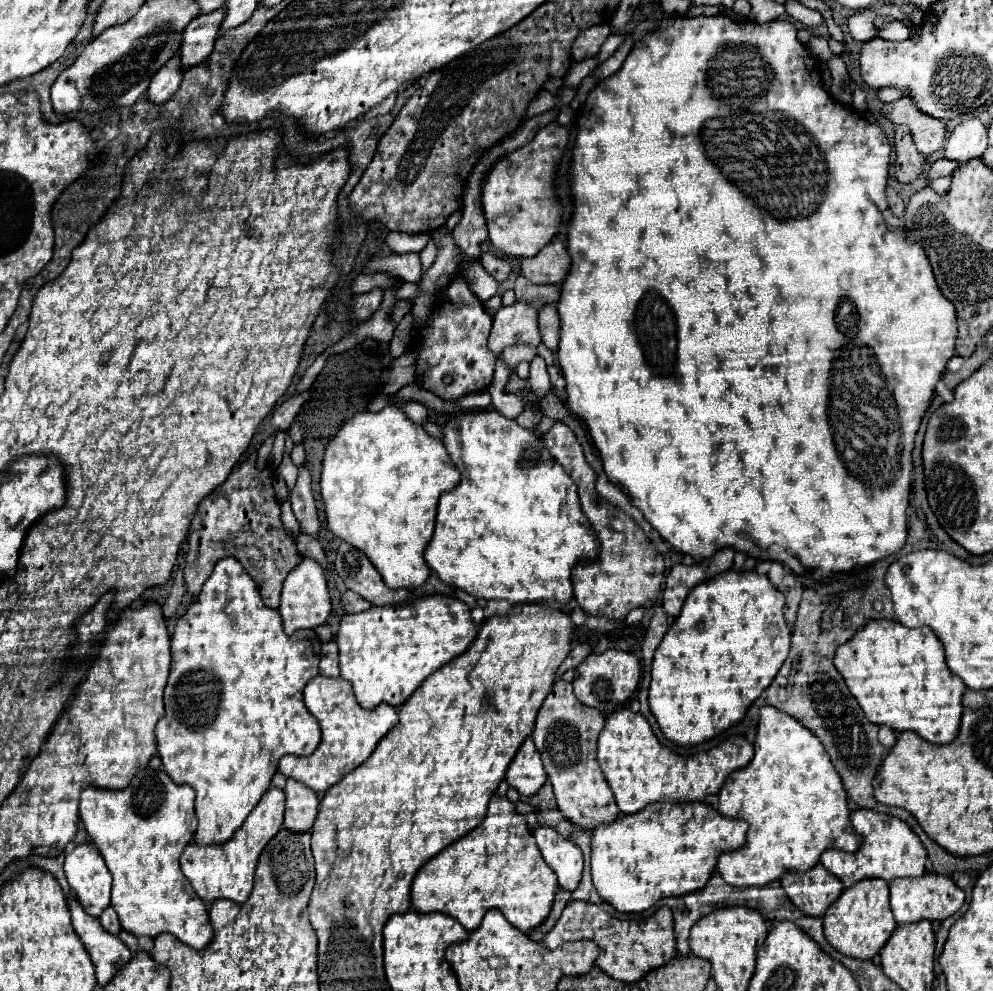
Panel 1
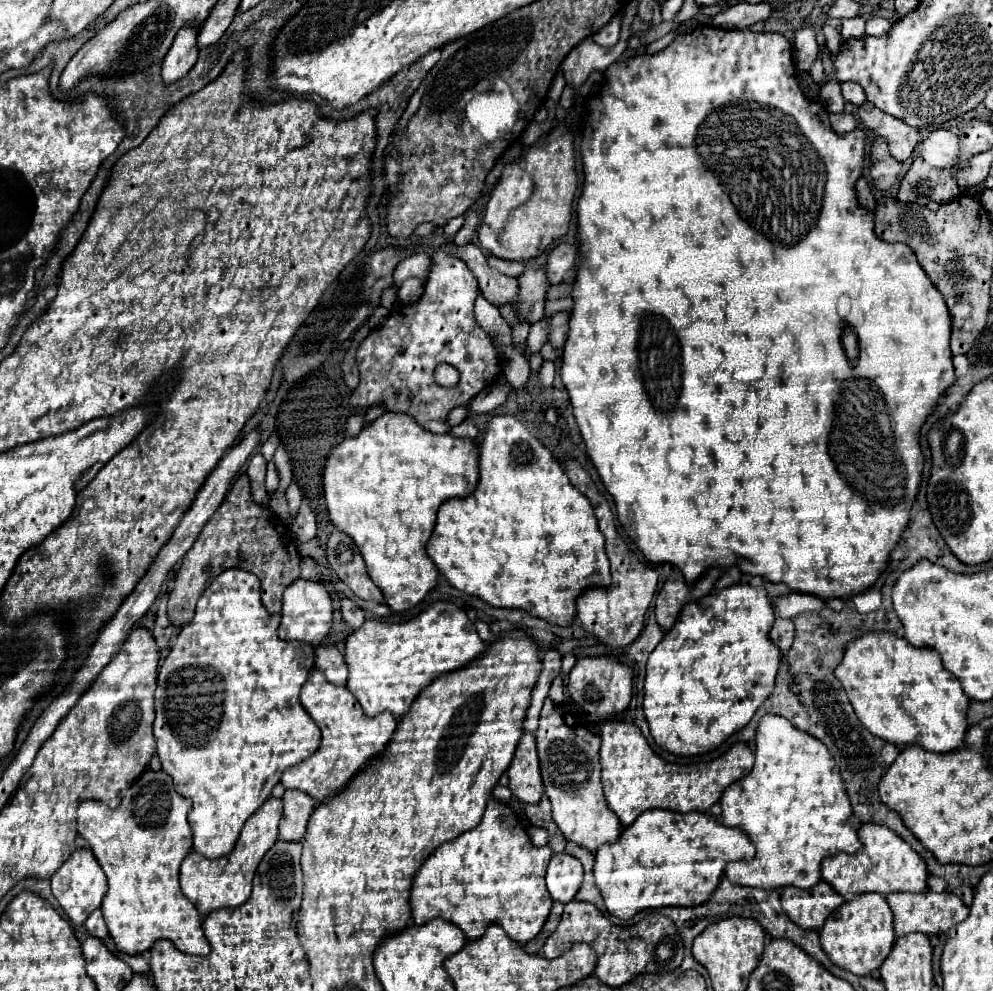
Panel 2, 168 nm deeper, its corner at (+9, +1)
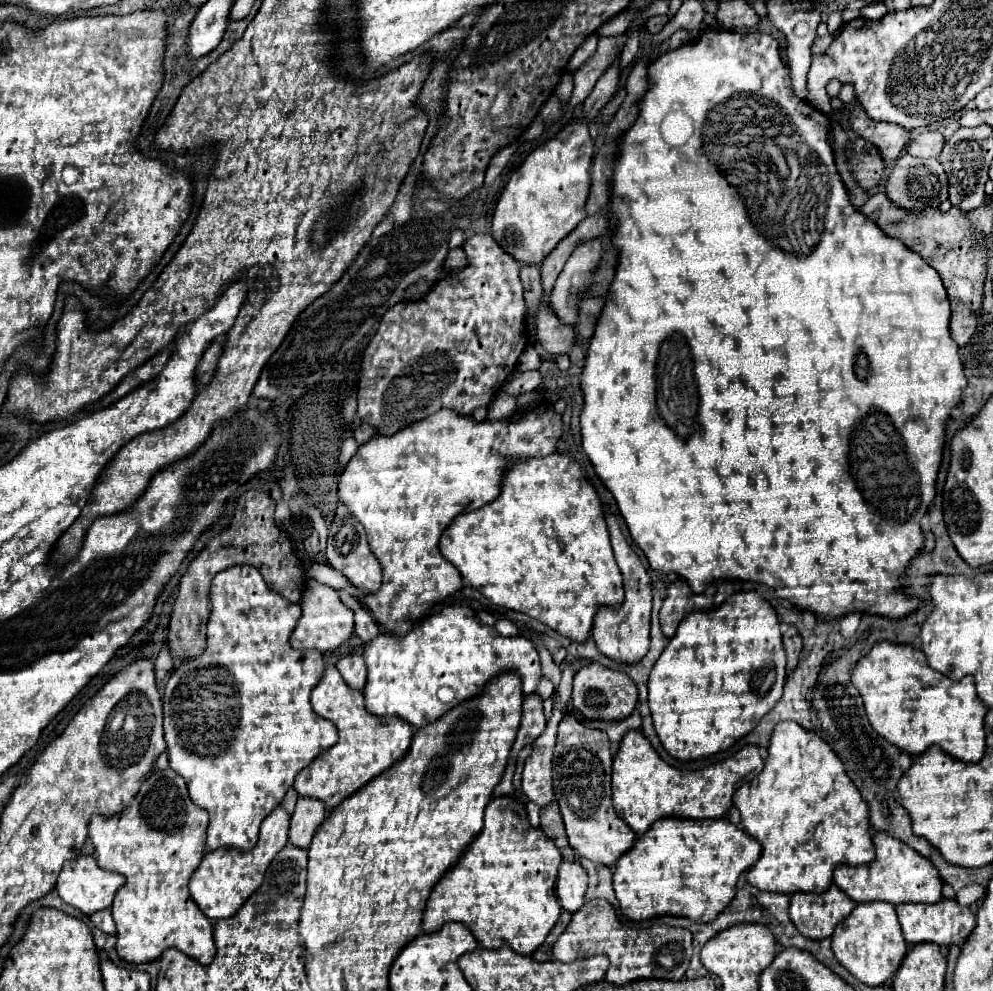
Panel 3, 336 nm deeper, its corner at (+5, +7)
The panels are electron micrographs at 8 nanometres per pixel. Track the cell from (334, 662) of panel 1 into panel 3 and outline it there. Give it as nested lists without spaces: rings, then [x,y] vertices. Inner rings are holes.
[[[346,655],[346,657],[340,657],[338,661],[338,671],[340,675],[344,677],[344,681],[352,687],[352,689],[364,689],[364,681],[366,681],[366,665],[364,665],[364,657],[362,655]]]

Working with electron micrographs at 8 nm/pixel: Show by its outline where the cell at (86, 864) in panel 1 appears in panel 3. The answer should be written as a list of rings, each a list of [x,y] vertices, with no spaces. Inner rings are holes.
[[[80,855],[80,857],[64,863],[64,869],[58,875],[56,891],[64,903],[76,907],[78,911],[82,911],[86,915],[92,915],[100,909],[108,909],[122,885],[124,885],[122,875],[110,875],[108,871],[98,867],[98,863],[92,855]]]

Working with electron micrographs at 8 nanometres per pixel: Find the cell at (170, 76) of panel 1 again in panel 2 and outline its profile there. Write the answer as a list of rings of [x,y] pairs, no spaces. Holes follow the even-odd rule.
[[[184,27],[176,35],[172,47],[168,49],[164,61],[162,61],[162,81],[166,85],[172,85],[174,81],[182,79],[196,63],[198,47],[196,47],[196,31],[194,27]]]

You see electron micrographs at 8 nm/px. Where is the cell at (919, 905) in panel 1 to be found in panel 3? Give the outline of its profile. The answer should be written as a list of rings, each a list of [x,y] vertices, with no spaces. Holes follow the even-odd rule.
[[[942,899],[934,905],[920,905],[920,903],[898,905],[896,913],[908,945],[918,945],[918,943],[936,943],[944,947],[962,945],[976,927],[976,917],[970,911],[970,907],[964,907],[958,901],[950,901],[950,899]]]

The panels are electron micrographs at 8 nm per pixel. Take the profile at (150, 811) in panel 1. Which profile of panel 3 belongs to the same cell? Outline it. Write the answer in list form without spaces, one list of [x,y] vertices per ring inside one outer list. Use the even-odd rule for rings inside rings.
[[[154,771],[134,797],[132,805],[124,809],[116,817],[102,817],[94,815],[90,821],[90,839],[96,849],[96,859],[98,865],[104,871],[120,873],[126,877],[126,885],[118,891],[114,905],[112,905],[112,915],[116,921],[116,951],[120,959],[140,965],[140,963],[150,963],[158,959],[166,949],[174,947],[200,965],[210,965],[214,955],[216,955],[216,945],[212,937],[212,921],[198,909],[198,905],[192,901],[190,891],[188,891],[188,881],[192,873],[198,869],[204,853],[206,853],[206,827],[208,827],[208,813],[192,803],[188,797],[186,783],[182,777],[172,771]]]

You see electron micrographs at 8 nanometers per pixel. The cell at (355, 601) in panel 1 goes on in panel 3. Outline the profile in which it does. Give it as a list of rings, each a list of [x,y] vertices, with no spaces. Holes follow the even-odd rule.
[[[340,590],[340,597],[342,597],[342,601],[354,611],[354,615],[356,615],[356,635],[362,639],[362,643],[370,643],[378,633],[380,633],[380,627],[378,627],[378,623],[372,619],[372,615],[360,605],[360,601],[358,599],[354,599],[352,595],[348,595],[346,591]]]

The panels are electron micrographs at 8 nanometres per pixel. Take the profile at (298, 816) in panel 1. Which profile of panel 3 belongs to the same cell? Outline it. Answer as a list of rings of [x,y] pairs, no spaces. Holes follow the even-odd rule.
[[[300,797],[296,803],[296,811],[290,819],[290,845],[308,849],[316,829],[326,819],[326,809],[320,801],[310,797]]]

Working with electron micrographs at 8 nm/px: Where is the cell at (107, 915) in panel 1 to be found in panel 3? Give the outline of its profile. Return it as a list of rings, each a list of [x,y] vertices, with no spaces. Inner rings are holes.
[[[110,909],[96,911],[94,915],[90,915],[90,919],[92,919],[92,923],[94,923],[98,929],[102,929],[104,933],[110,933],[110,935],[116,933],[116,927],[114,927],[114,921],[112,921],[112,913],[110,913]]]

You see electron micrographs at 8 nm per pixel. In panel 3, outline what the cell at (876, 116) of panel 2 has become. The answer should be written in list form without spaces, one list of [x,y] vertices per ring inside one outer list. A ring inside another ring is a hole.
[[[854,105],[850,109],[850,113],[848,113],[848,125],[862,139],[872,143],[880,151],[884,163],[896,161],[902,155],[902,151],[906,149],[906,141],[910,139],[910,133],[906,129],[902,129],[900,125],[872,121],[864,113],[864,109],[860,109],[860,105]]]

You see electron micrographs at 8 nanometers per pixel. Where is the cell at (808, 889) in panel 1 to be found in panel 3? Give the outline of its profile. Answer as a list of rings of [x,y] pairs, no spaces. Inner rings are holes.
[[[836,887],[822,895],[794,893],[790,901],[790,919],[794,927],[808,939],[832,937],[836,925],[852,913],[856,903]]]

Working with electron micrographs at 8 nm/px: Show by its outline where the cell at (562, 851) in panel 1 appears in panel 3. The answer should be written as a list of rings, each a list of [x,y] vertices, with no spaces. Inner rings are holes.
[[[562,861],[556,881],[556,895],[562,909],[576,913],[584,905],[584,895],[588,889],[588,875],[578,861]]]

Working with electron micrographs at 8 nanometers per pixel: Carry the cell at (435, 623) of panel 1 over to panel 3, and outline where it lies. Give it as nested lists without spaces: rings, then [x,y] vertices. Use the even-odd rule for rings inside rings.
[[[446,605],[438,613],[428,615],[408,637],[390,637],[380,633],[376,641],[364,647],[364,659],[368,665],[368,681],[364,687],[366,709],[378,717],[400,717],[402,721],[424,727],[440,719],[454,705],[480,695],[480,691],[502,673],[516,673],[522,677],[522,693],[528,695],[536,689],[542,669],[538,651],[526,637],[502,637],[494,627],[484,625],[468,605]]]

